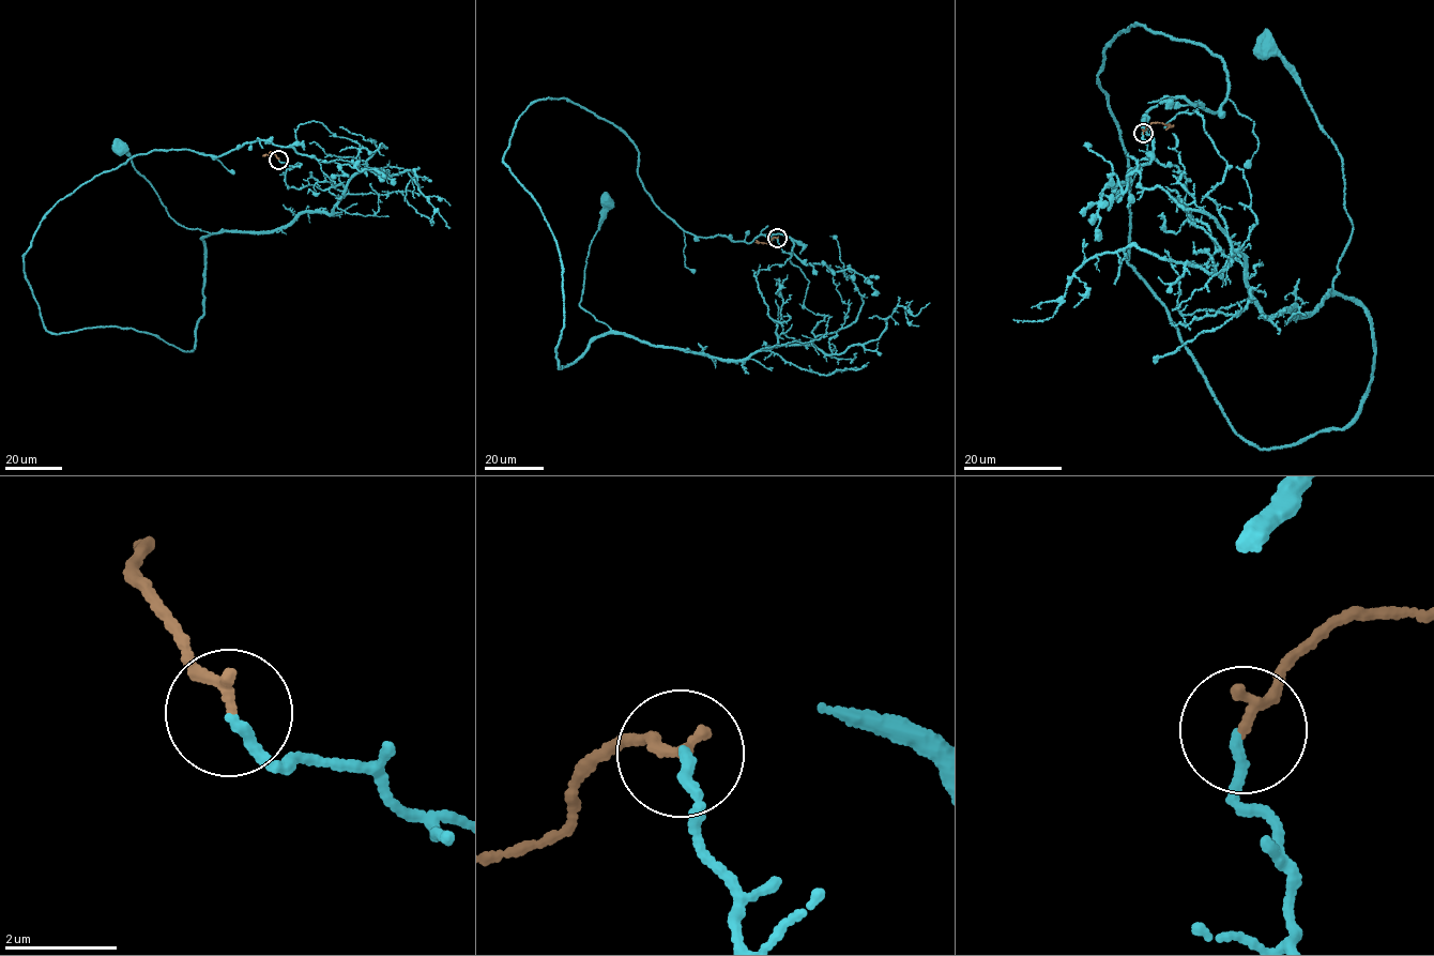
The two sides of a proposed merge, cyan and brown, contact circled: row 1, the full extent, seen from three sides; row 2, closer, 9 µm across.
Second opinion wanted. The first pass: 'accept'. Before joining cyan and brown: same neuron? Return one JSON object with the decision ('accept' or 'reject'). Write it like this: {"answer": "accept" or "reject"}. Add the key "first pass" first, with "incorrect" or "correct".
{"first pass": "correct", "answer": "accept"}

